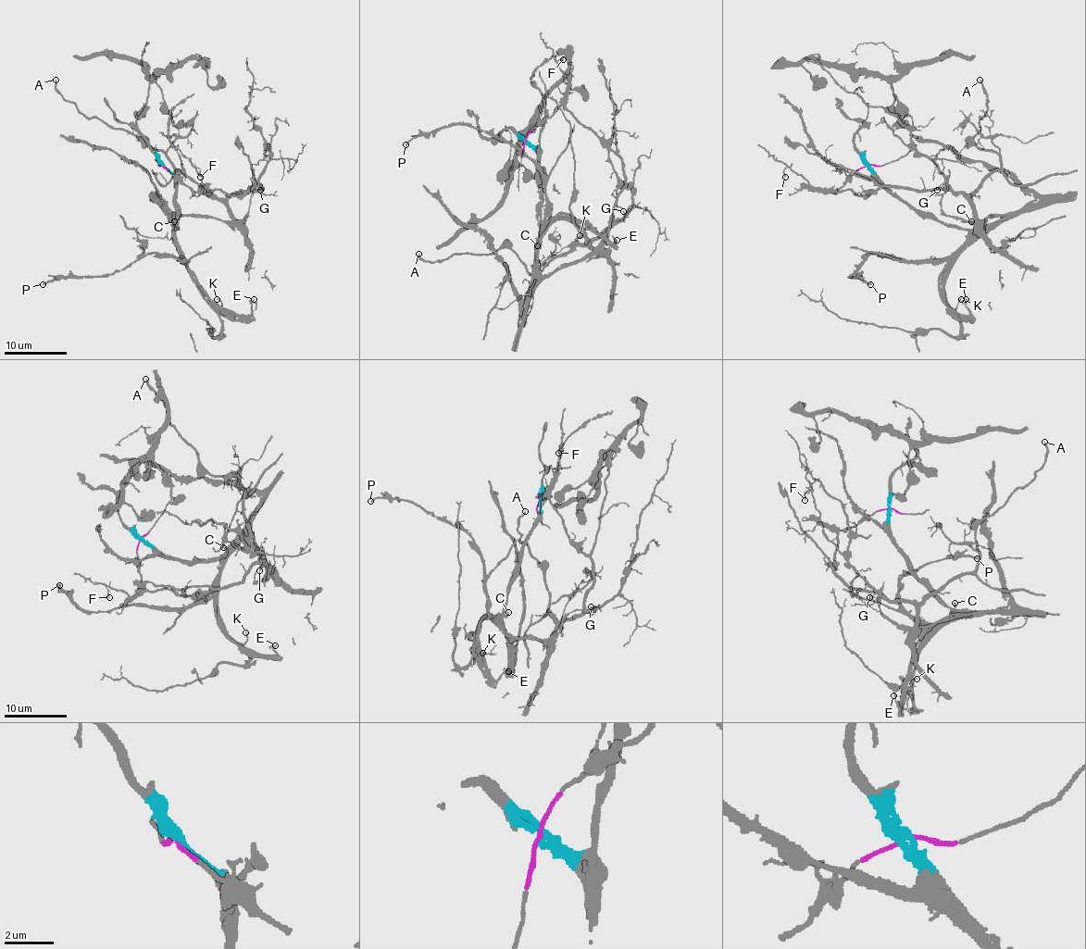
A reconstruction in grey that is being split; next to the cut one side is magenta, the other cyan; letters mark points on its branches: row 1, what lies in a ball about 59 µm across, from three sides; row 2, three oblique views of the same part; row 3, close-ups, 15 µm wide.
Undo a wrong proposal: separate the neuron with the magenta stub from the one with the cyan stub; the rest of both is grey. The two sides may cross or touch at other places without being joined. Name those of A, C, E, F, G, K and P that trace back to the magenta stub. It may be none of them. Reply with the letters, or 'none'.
A, F, G

